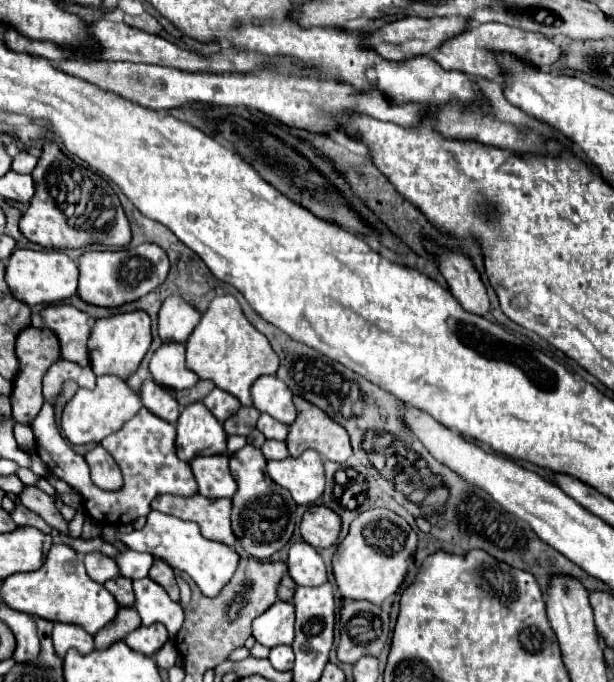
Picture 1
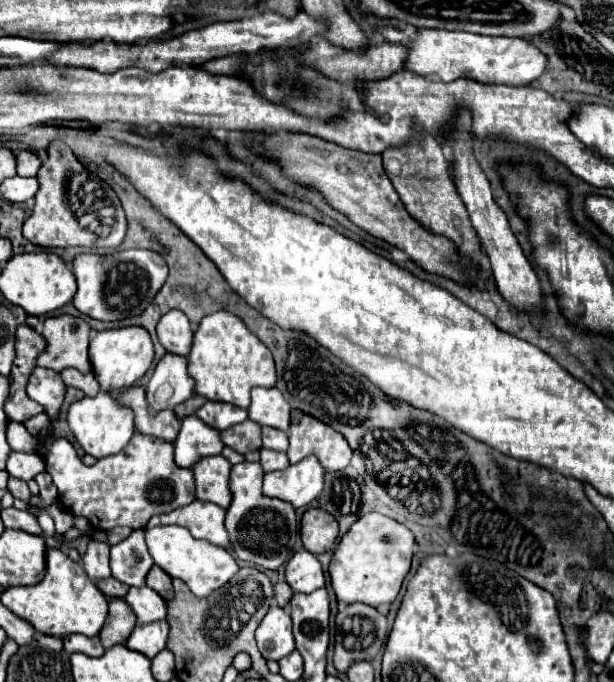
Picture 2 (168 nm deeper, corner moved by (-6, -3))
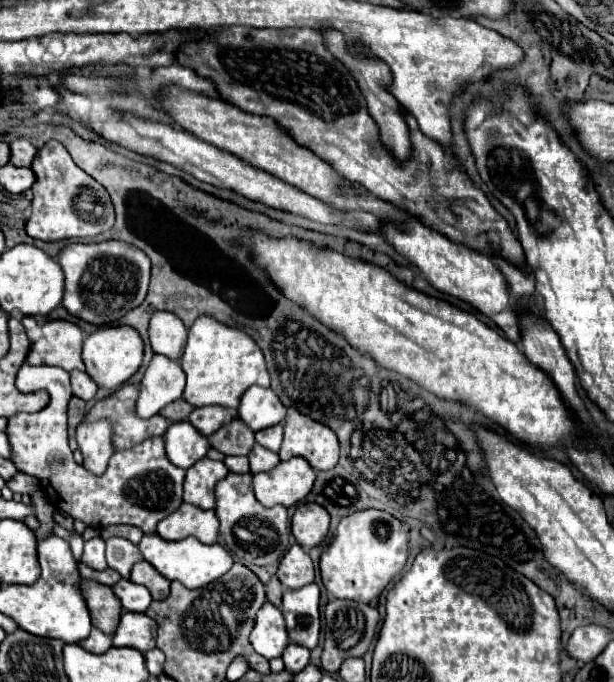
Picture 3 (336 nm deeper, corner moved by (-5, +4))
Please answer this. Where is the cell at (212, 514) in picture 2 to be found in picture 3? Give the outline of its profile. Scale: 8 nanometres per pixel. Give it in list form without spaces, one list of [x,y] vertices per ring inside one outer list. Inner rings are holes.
[[[183,503],[177,511],[159,521],[157,533],[167,541],[179,541],[193,535],[201,543],[213,545],[219,541],[219,521],[215,511],[201,511],[195,505]]]

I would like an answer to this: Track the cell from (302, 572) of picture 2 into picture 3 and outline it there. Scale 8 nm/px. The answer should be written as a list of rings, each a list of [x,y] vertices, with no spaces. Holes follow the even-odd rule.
[[[293,545],[281,559],[279,571],[277,571],[279,581],[287,589],[301,589],[303,585],[313,583],[315,579],[315,569],[311,557],[303,551],[301,545]]]

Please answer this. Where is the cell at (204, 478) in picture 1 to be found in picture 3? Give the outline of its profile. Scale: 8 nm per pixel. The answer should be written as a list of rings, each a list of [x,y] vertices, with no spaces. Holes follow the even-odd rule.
[[[203,457],[197,461],[185,475],[185,487],[183,487],[183,501],[197,505],[199,509],[213,509],[215,497],[213,489],[215,483],[227,477],[227,469],[223,461],[211,461]]]

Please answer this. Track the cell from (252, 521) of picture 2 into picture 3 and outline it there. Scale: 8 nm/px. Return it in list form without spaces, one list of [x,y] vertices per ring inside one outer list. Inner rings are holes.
[[[229,473],[223,481],[219,481],[215,485],[215,515],[219,519],[219,535],[225,543],[225,547],[239,559],[239,561],[249,561],[255,565],[271,565],[275,561],[279,561],[283,557],[283,553],[289,547],[289,517],[287,517],[287,509],[283,505],[277,507],[263,507],[255,495],[253,495],[253,487],[251,487],[251,473],[247,475],[233,475]]]

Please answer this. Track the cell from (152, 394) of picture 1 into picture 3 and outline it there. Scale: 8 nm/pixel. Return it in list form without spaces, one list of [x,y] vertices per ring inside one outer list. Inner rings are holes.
[[[125,383],[113,395],[95,403],[85,419],[87,421],[107,419],[111,423],[113,435],[111,439],[115,451],[131,449],[133,445],[139,445],[141,441],[155,435],[165,435],[169,421],[165,421],[165,417],[159,415],[153,415],[151,419],[137,417],[135,403],[137,403],[137,385]]]

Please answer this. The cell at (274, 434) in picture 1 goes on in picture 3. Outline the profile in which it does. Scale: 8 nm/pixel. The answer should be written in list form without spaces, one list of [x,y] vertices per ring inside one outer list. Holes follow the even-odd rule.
[[[279,423],[279,425],[267,427],[263,431],[257,431],[255,433],[255,441],[259,445],[263,445],[263,447],[267,447],[267,449],[271,449],[271,451],[277,453],[279,447],[281,447],[281,441],[283,441],[283,425]]]

